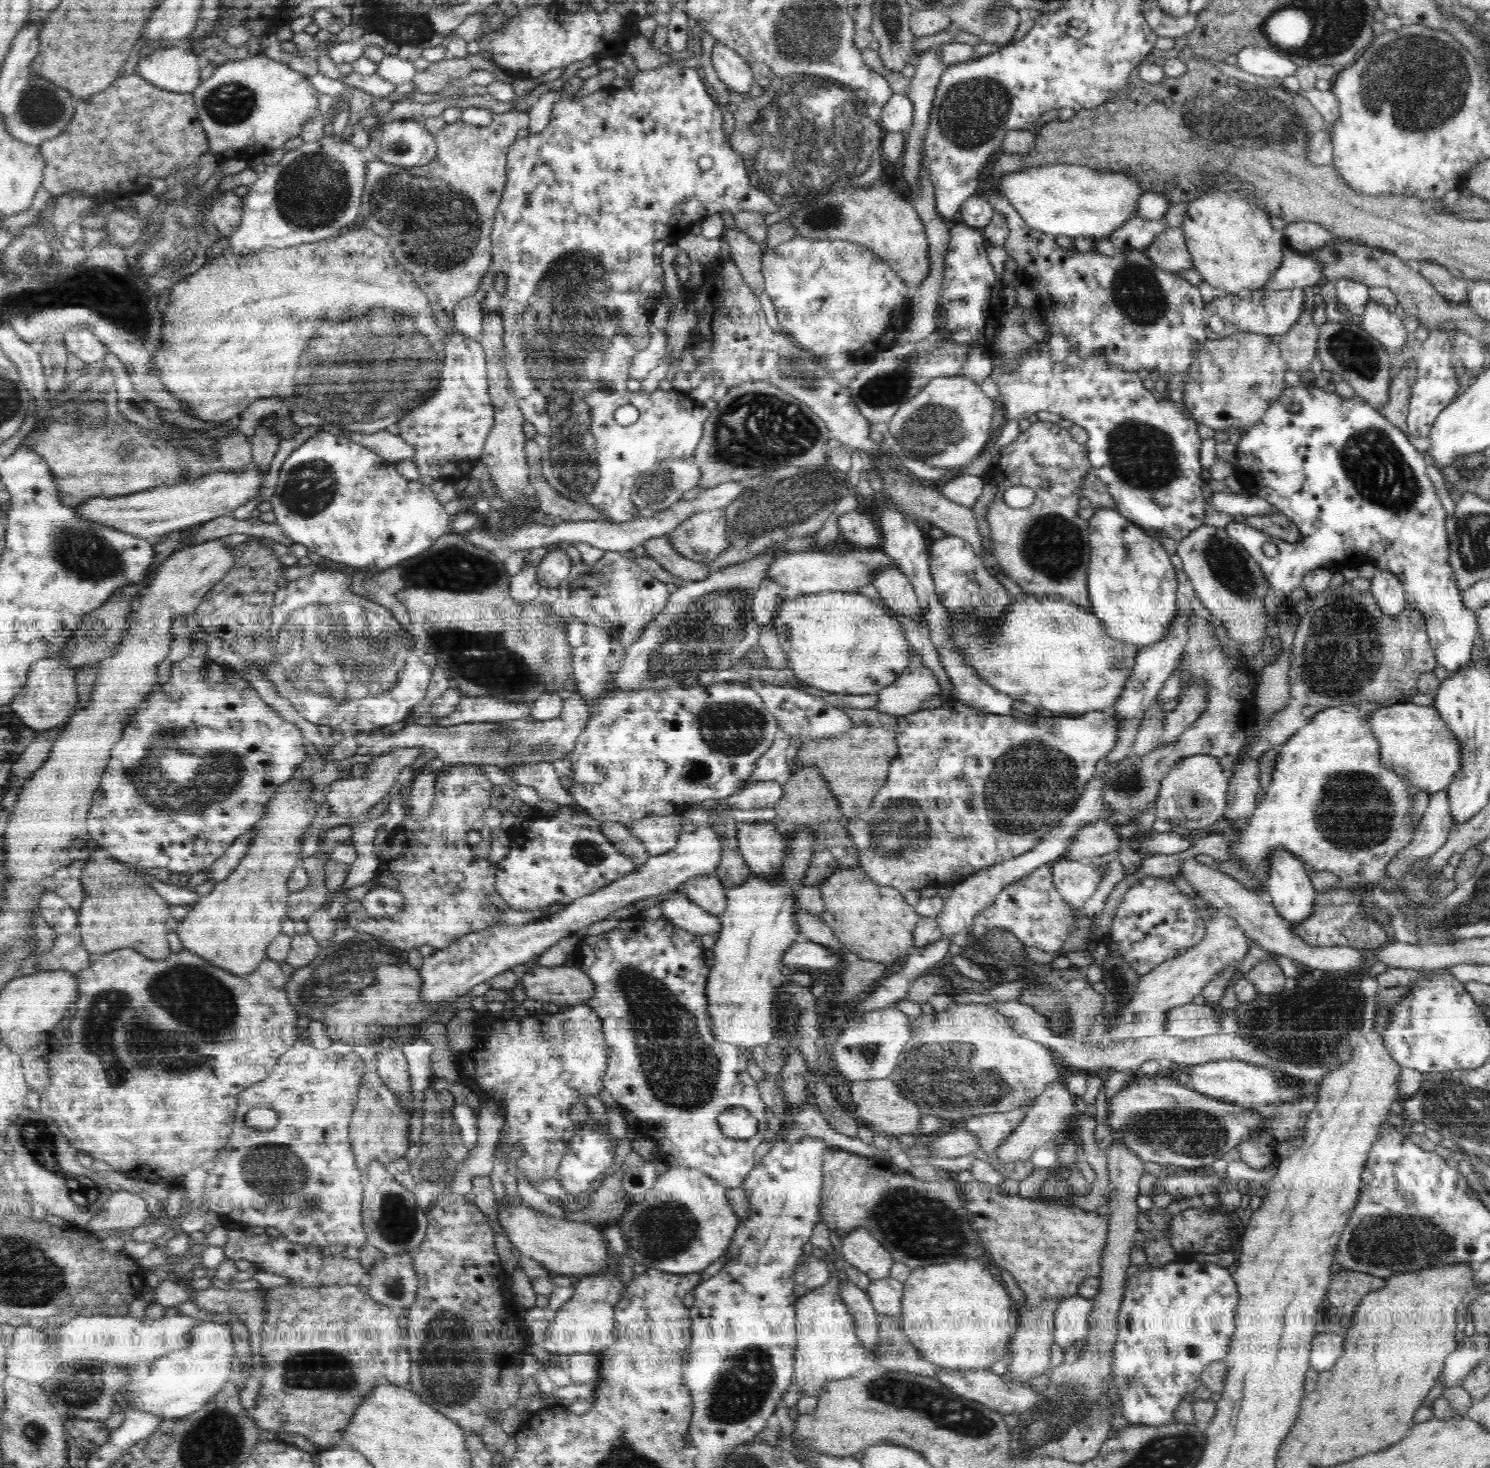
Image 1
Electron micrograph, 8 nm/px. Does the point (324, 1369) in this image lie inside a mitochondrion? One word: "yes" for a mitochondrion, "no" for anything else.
yes

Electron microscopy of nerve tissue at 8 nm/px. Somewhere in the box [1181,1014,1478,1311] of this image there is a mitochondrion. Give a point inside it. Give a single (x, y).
(1377, 1241)

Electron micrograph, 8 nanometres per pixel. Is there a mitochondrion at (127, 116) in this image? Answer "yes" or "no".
no

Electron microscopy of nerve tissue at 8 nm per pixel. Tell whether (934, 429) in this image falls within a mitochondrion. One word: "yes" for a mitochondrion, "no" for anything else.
yes

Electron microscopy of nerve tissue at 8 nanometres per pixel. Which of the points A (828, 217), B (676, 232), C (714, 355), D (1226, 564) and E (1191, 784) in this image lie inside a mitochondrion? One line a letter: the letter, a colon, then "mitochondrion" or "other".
A: mitochondrion
B: other
C: other
D: mitochondrion
E: other

